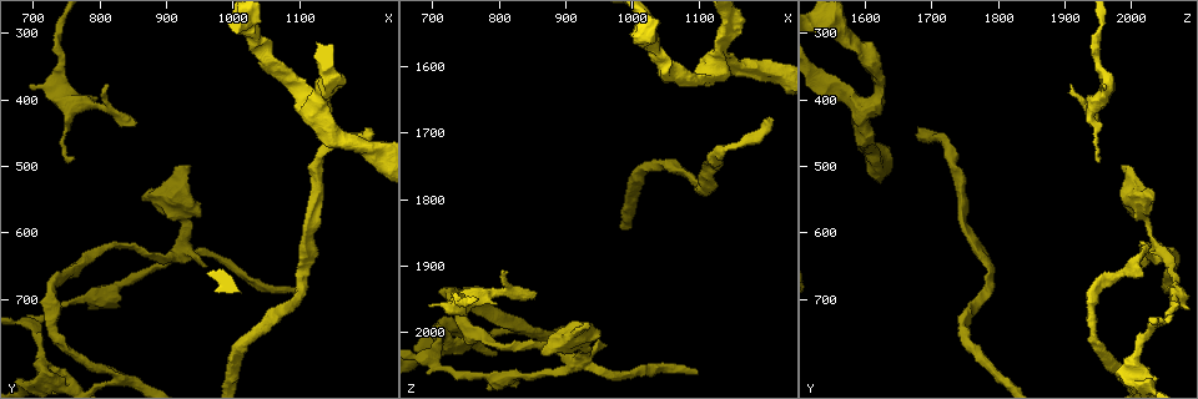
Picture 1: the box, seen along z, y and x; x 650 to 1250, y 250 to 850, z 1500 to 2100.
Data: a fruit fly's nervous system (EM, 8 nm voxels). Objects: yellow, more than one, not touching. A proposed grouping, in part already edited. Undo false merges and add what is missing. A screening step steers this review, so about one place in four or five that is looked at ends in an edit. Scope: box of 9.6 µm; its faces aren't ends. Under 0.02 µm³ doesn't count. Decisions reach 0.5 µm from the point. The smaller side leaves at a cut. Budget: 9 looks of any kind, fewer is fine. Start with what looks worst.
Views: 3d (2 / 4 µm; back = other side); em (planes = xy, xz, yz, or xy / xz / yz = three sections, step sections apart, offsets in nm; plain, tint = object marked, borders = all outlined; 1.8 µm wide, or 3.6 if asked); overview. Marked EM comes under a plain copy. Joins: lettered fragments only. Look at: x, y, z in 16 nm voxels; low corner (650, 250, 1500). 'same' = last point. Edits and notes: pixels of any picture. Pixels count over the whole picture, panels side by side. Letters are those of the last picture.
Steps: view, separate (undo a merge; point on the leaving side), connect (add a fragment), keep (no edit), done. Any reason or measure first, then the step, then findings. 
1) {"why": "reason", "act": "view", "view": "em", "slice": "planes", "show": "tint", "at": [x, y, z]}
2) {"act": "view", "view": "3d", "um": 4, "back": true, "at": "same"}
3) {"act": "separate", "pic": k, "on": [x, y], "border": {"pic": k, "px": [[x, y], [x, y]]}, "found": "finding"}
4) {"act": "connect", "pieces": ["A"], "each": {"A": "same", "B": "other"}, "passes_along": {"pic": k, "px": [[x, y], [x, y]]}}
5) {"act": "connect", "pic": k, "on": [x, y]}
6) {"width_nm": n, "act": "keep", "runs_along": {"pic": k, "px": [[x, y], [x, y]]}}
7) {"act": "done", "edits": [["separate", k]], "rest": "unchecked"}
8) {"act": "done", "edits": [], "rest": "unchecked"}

{"why": "a narrow waist", "act": "view", "view": "3d", "um": 2, "at": [910, 640, 2045]}

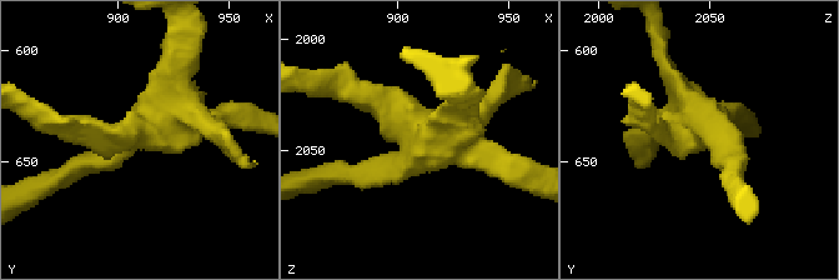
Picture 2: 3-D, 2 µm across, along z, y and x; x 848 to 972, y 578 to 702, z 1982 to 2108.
{"act": "view", "view": "em", "slice": "planes", "show": "borders", "at": [912, 636, 2042]}

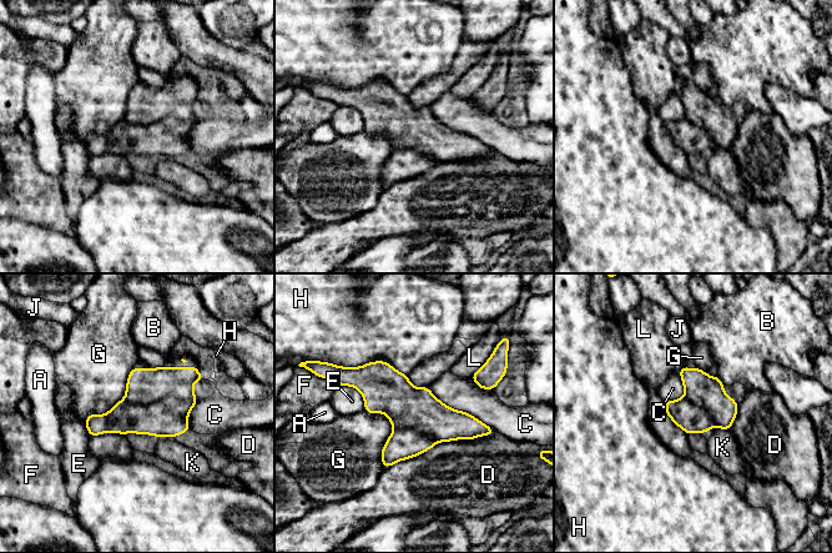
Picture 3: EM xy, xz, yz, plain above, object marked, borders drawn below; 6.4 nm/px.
{"width_nm": 300, "act": "separate", "pic": 3, "on": [169, 417], "each": {"A": "other", "B": "other", "C": "other", "D": "other", "E": "other", "F": "other", "G": "other", "H": "other", "J": "other", "K": "other", "L": "other"}, "part_leaving": {"pic": 3, "px": [[347, 382], [487, 432]]}, "found": "two cells meet here"}

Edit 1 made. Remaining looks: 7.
{"why": "see it whole again", "act": "view", "view": "overview"}

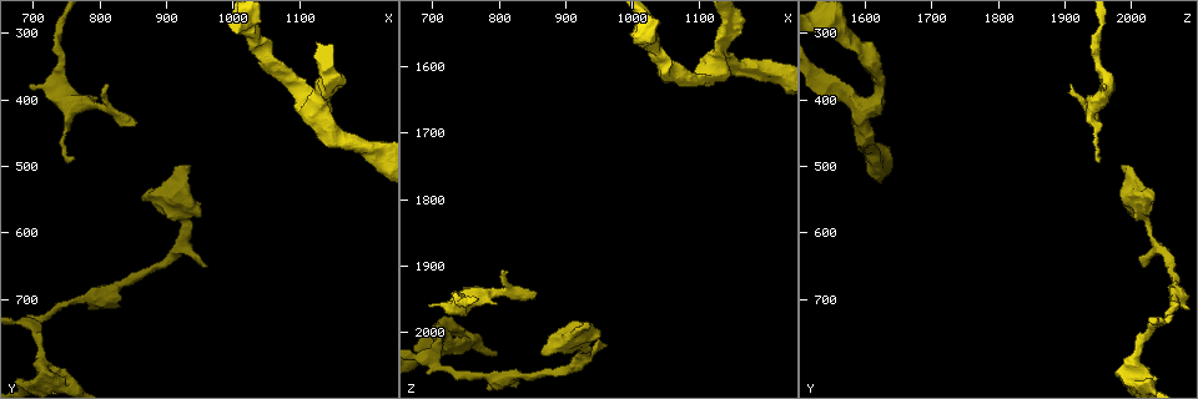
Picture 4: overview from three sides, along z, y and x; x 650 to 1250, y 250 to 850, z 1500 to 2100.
{"why": "calibre changes", "act": "view", "view": "em", "slice": "xy", "step": 8, "show": "borders", "at": [720, 815, 2025]}

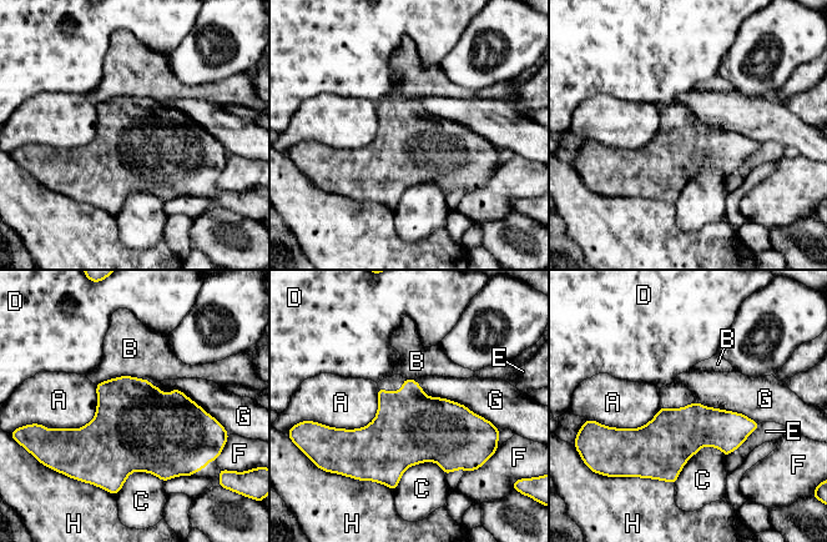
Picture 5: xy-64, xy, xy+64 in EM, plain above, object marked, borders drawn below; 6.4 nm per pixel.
{"longest_contact_nm": ["G", 600], "act": "keep", "each": {"A": "other", "B": "other", "C": "other", "D": "other", "E": "other", "F": "other", "G": "other", "H": "other"}, "border": {"pic": 5, "px": [[414, 380], [494, 426]]}, "found": "continuous, no second cell"}

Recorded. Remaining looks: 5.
{"why": "an open end", "act": "view", "view": "3d", "um": 4, "back": true, "at": [855, 430, 1940]}

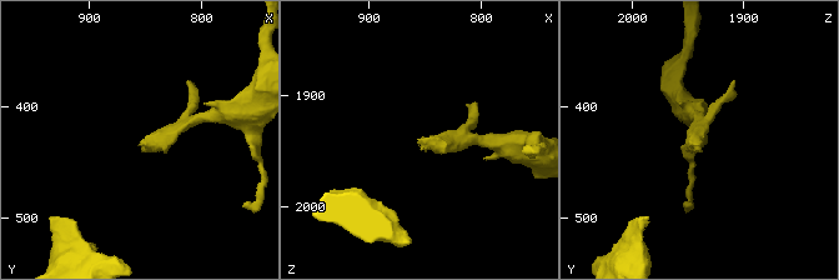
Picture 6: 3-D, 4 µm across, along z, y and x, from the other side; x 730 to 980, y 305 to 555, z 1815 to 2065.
{"act": "view", "view": "em", "slice": "planes", "show": "borders", "at": [854, 432, 1938]}

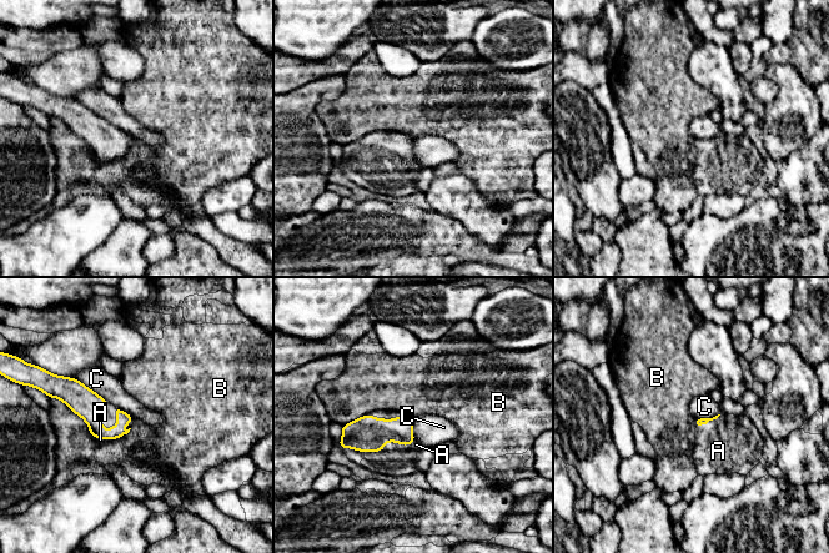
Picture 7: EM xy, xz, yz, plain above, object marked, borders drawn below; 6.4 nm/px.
{"act": "connect", "pieces": ["A"], "each": {"A": "same", "B": "other", "C": "other"}, "passes_along": {"pic": 7, "px": [[698, 422], [708, 421], [718, 451]]}, "found": "it goes on there"}

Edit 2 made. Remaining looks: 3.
{"why": "free end", "act": "view", "view": "3d", "um": 4, "at": [700, 380, 1960]}

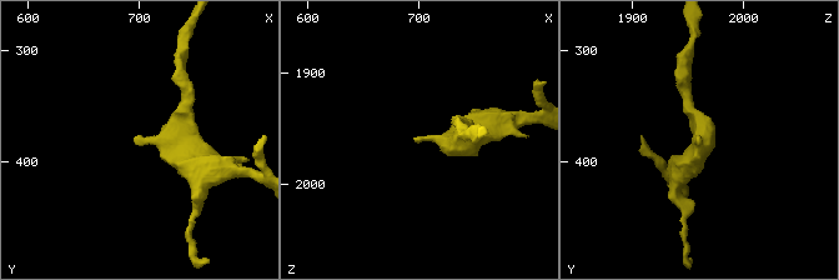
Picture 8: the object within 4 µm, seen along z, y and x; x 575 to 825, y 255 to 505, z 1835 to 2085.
{"why": "need the tissue", "act": "view", "view": "em", "slice": "xy", "step": 4, "show": "borders", "at": [696, 376, 1960]}

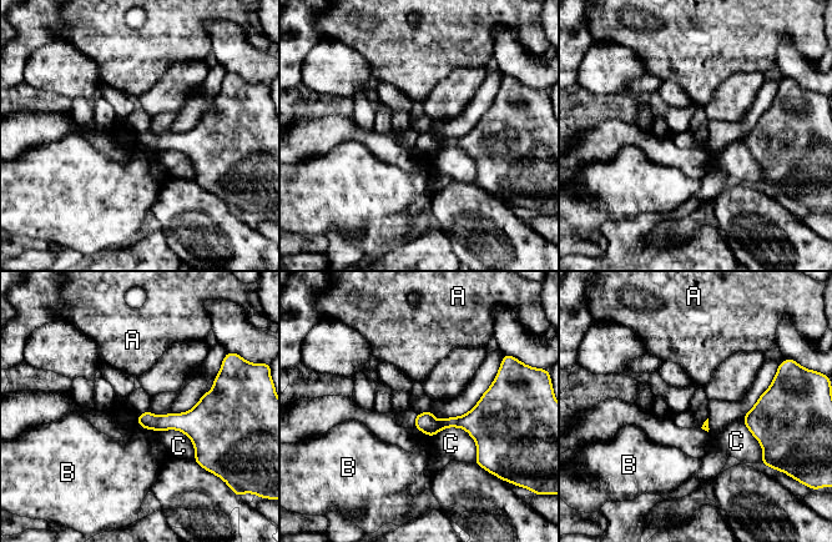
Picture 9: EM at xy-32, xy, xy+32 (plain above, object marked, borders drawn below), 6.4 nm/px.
{"why": "cut it another way", "act": "view", "view": "em", "slice": "planes", "show": "borders", "at": "same"}

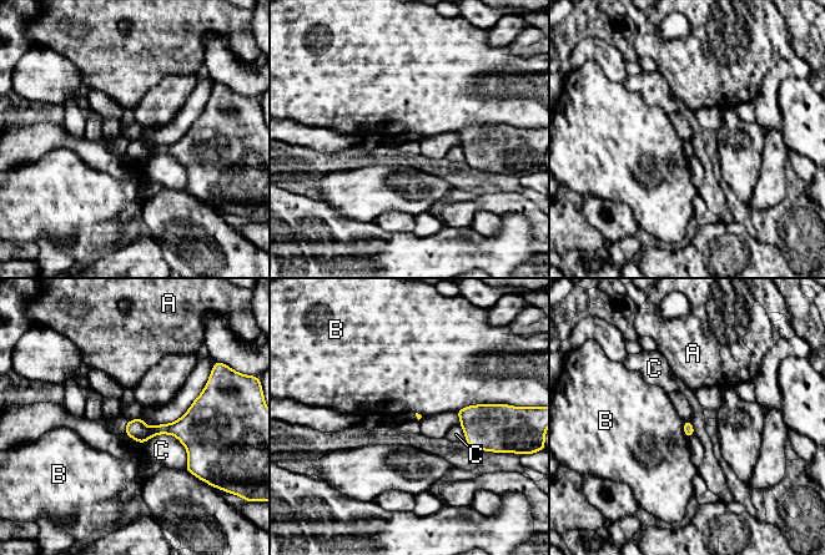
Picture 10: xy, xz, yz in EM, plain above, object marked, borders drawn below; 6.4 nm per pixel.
{"act": "keep", "each": {"A": "other", "B": "other", "C": "other"}, "border": {"pic": 10, "px": [[494, 403], [468, 404], [456, 412]]}, "found": "none of them fits"}

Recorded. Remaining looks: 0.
{"act": "done", "edits": [["separate", 3], ["connect", 7]], "rest": "unchecked"}

